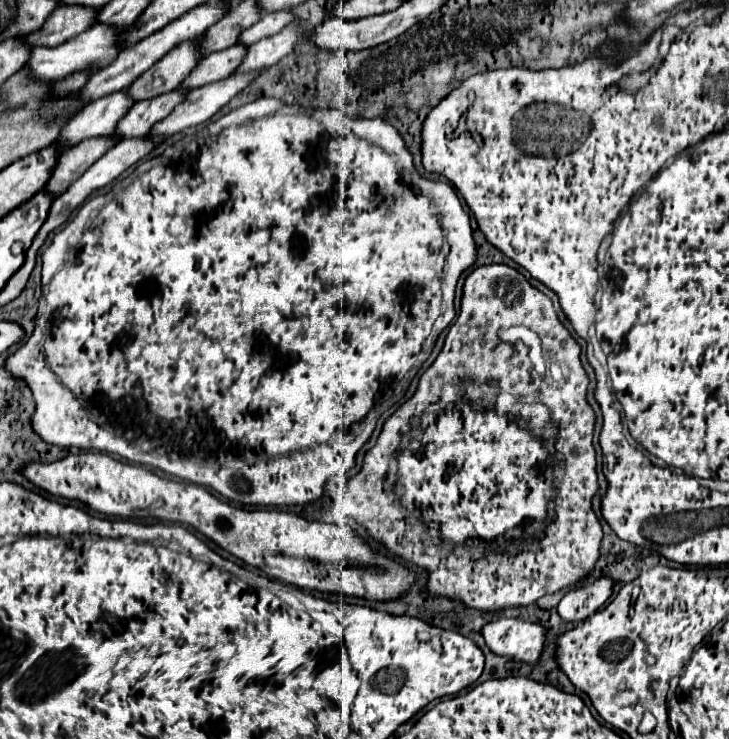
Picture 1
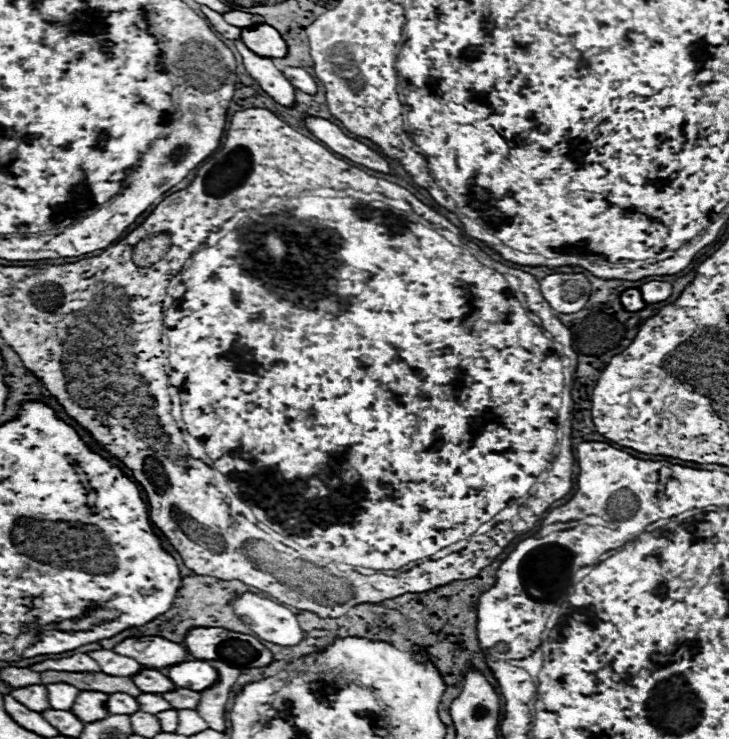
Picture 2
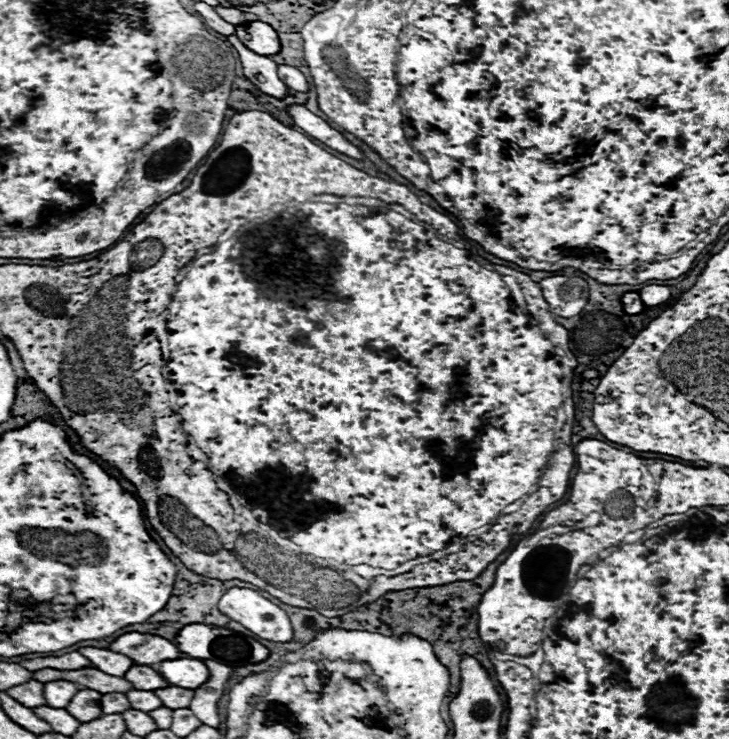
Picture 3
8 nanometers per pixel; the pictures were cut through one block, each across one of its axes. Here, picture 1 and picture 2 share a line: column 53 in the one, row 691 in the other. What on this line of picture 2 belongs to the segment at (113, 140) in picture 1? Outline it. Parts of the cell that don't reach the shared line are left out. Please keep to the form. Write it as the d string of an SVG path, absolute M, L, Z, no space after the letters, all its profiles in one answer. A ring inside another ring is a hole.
M176 688L172 692L166 692L162 694L162 698L166 698L176 710L180 708L190 708L190 710L196 710L198 702L200 702L200 694L198 692L192 692L192 690L186 690L186 688Z

